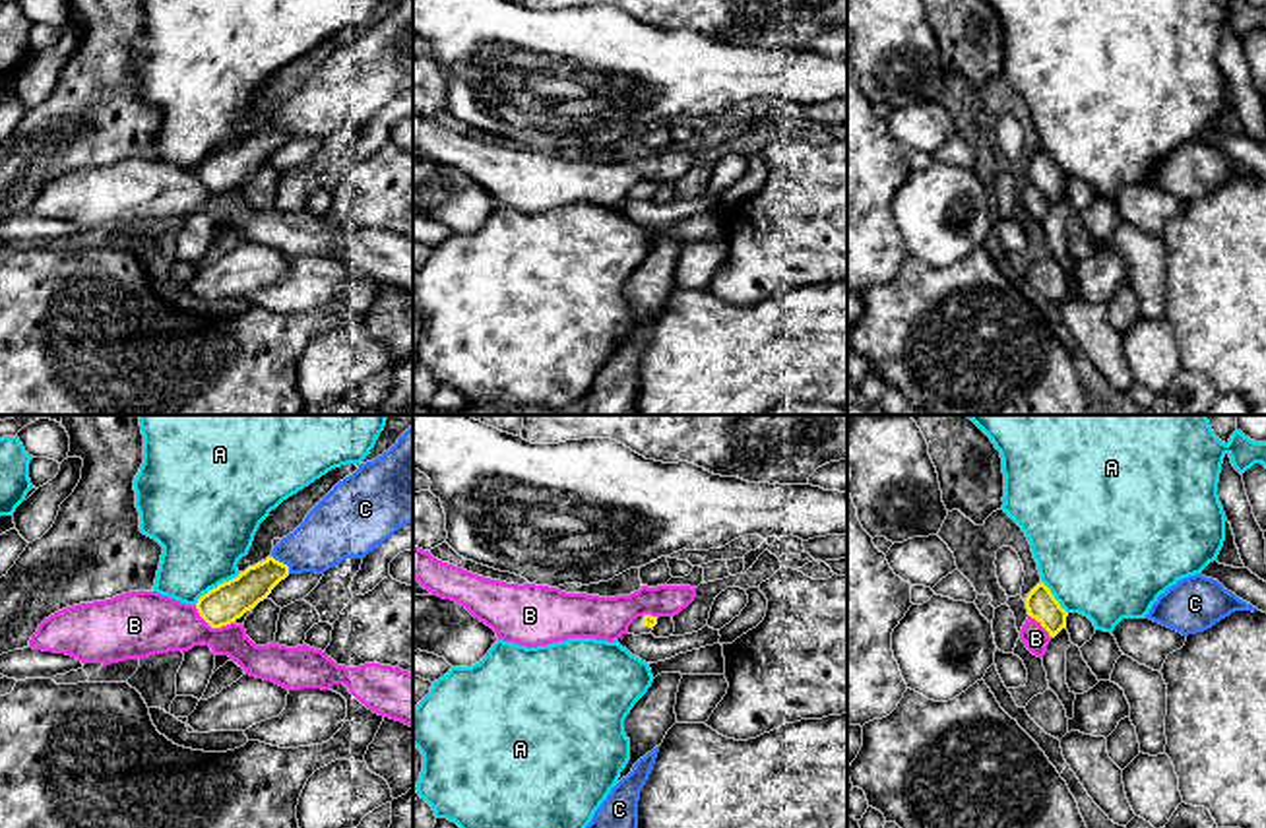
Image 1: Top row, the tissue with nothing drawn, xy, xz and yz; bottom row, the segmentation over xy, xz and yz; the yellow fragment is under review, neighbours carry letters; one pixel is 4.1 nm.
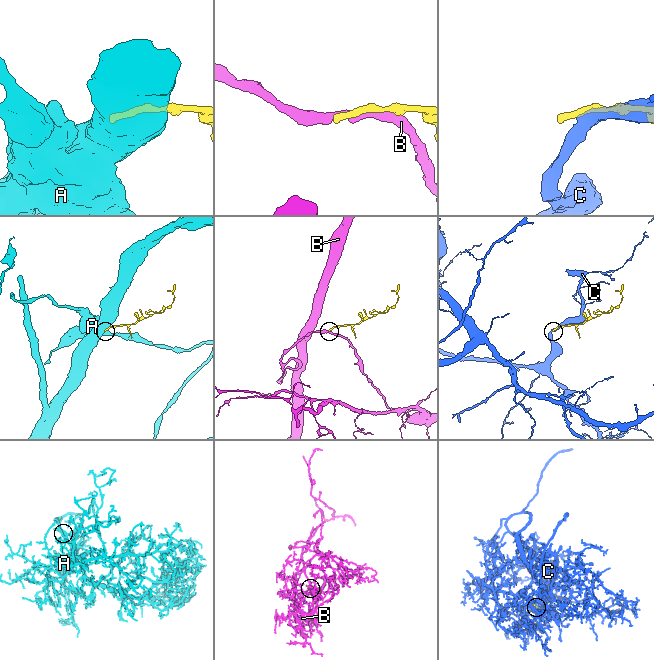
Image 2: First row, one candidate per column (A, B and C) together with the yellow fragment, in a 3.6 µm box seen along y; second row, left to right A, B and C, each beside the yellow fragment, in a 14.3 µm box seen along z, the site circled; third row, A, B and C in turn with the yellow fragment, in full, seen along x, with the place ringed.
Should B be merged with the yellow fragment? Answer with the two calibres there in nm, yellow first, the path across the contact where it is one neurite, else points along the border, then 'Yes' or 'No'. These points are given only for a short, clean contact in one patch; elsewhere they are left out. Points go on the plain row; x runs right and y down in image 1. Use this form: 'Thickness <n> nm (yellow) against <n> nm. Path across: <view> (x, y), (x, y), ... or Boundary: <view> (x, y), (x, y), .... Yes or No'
Thickness 160 nm (yellow) against 260 nm. Boundary: xy (194, 171), (212, 192), (233, 189). No

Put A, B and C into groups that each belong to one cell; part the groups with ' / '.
A / B / C

